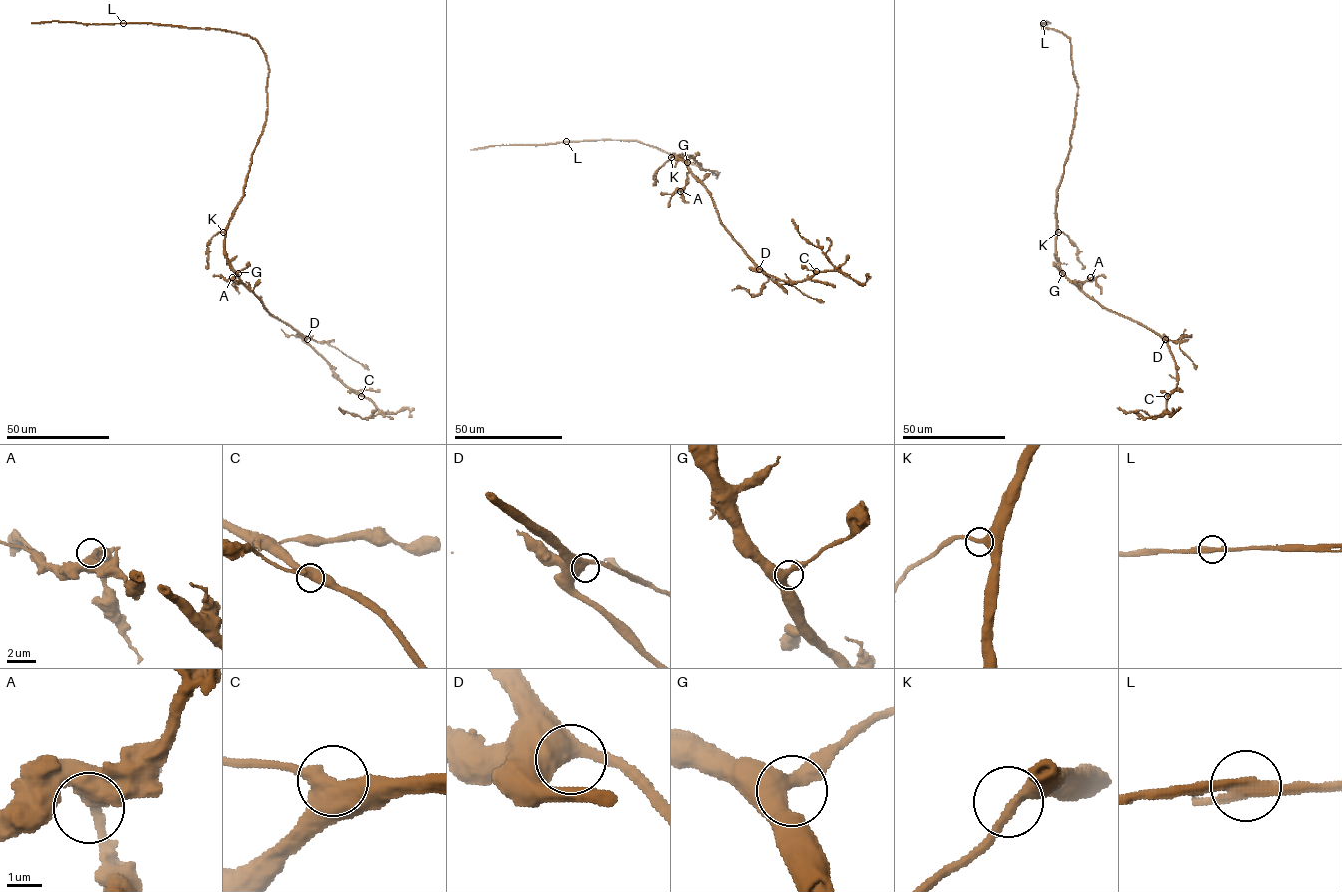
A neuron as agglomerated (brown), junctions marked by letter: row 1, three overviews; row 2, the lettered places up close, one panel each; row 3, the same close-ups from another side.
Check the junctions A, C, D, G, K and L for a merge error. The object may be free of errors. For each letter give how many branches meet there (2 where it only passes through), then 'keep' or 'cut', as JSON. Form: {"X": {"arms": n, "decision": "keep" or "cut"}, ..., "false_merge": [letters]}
{"A": {"arms": 2, "decision": "keep"}, "C": {"arms": 2, "decision": "keep"}, "D": {"arms": 2, "decision": "keep"}, "G": {"arms": 2, "decision": "keep"}, "K": {"arms": 2, "decision": "keep"}, "L": {"arms": 2, "decision": "keep"}, "false_merge": []}

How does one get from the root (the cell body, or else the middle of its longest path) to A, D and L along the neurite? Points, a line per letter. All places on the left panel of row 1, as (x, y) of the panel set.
A: (241, 198), (226, 232), (225, 258), (239, 281), (232, 277)
D: (241, 198), (226, 232), (227, 262), (274, 317), (307, 339)
L: (241, 198), (267, 107), (268, 65), (260, 44), (249, 36), (219, 29), (123, 23)

